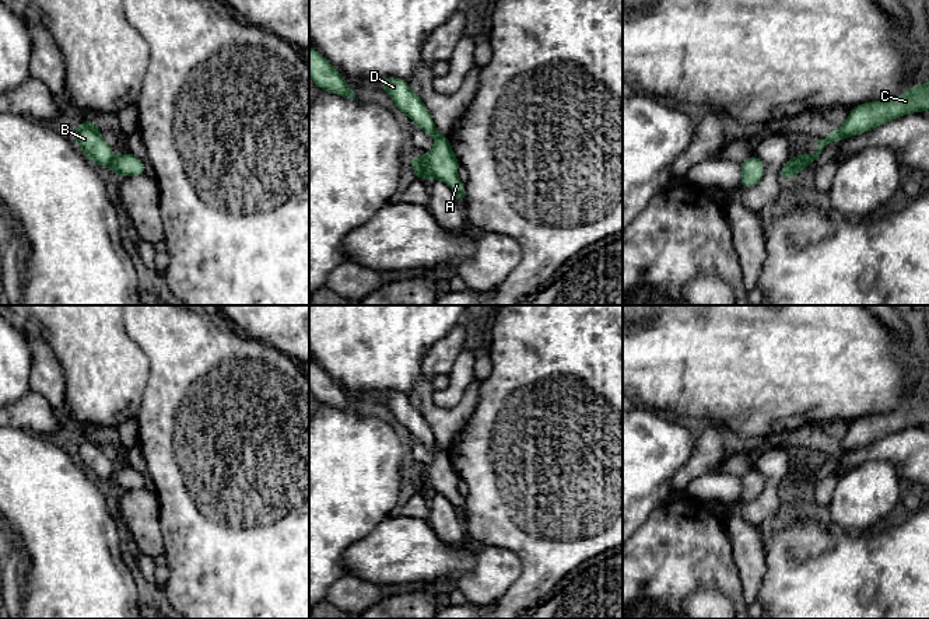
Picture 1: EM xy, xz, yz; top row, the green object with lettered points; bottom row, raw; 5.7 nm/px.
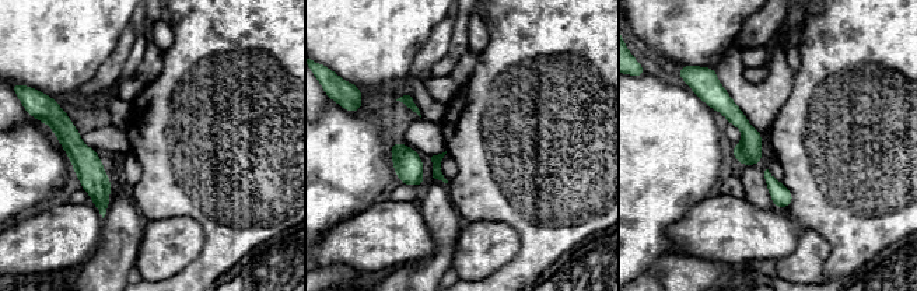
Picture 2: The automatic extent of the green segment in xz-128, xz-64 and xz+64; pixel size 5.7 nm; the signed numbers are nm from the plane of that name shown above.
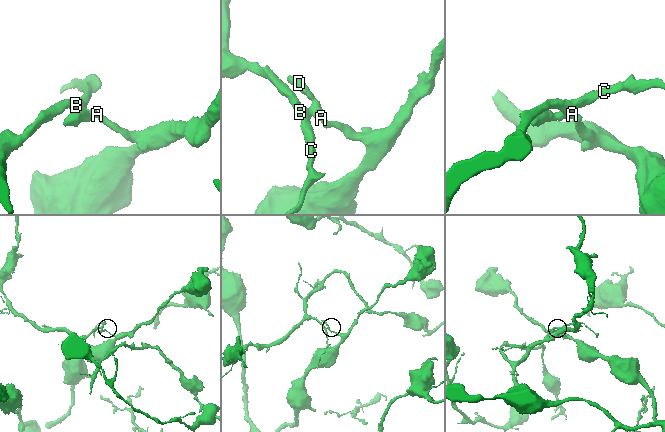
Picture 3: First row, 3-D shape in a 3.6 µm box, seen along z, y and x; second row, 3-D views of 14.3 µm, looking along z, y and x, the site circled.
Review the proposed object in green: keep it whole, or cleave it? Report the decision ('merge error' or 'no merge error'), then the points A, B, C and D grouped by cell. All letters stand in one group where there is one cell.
merge error; A D / B C

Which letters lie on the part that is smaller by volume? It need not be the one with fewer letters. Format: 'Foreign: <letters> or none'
Foreign: B, C

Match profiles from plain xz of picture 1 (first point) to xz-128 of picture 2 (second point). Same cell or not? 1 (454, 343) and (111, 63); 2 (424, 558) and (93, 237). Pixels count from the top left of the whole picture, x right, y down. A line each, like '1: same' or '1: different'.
1: same
2: same

